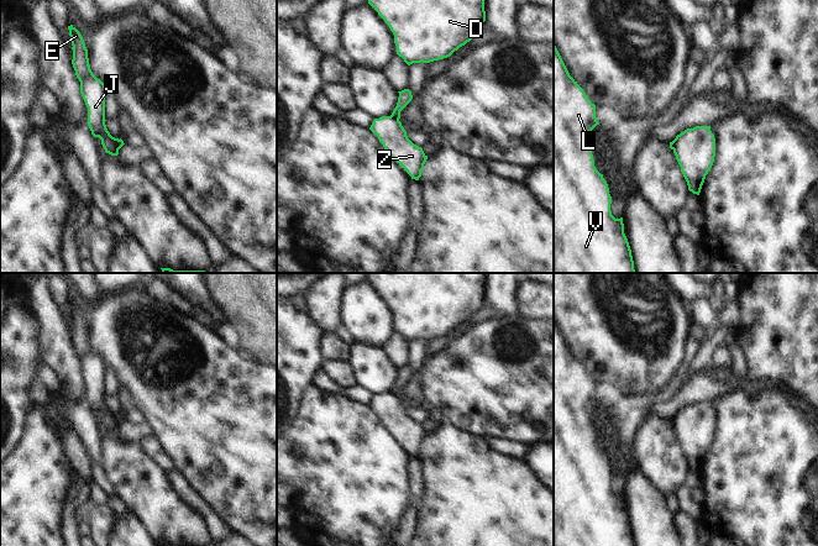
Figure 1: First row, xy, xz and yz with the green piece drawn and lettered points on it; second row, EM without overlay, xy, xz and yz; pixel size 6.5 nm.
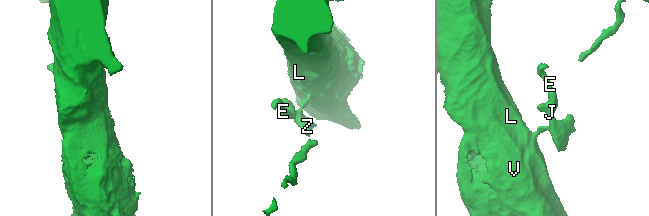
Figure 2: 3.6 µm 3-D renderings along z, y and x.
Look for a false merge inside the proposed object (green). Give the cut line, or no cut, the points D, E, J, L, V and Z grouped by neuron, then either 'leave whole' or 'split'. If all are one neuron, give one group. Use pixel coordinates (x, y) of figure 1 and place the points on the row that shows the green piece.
cut in xz along (391, 115), (398, 119); D L V / E J Z; split

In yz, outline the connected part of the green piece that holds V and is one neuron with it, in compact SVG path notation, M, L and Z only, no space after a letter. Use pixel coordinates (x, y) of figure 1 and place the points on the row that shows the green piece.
M554 43L554 273L636 273L623 217L612 215L608 184L594 167L588 135L597 125L596 105L570 75Z

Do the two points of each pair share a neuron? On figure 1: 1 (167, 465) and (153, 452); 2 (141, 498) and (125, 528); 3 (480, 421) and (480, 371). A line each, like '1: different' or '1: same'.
1: same
2: different
3: same

